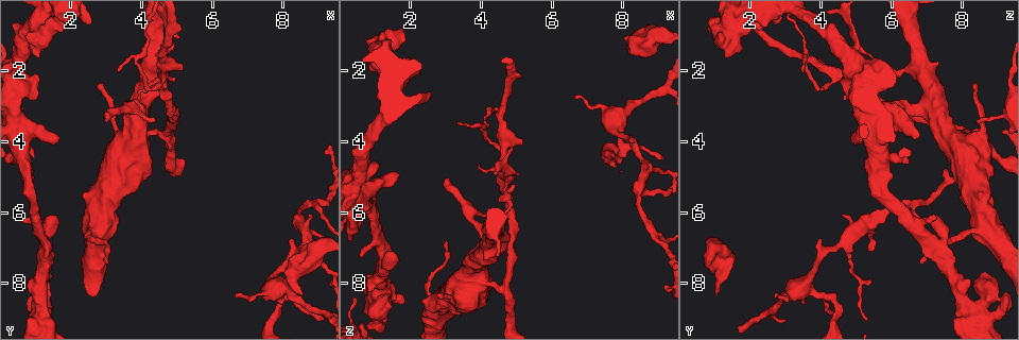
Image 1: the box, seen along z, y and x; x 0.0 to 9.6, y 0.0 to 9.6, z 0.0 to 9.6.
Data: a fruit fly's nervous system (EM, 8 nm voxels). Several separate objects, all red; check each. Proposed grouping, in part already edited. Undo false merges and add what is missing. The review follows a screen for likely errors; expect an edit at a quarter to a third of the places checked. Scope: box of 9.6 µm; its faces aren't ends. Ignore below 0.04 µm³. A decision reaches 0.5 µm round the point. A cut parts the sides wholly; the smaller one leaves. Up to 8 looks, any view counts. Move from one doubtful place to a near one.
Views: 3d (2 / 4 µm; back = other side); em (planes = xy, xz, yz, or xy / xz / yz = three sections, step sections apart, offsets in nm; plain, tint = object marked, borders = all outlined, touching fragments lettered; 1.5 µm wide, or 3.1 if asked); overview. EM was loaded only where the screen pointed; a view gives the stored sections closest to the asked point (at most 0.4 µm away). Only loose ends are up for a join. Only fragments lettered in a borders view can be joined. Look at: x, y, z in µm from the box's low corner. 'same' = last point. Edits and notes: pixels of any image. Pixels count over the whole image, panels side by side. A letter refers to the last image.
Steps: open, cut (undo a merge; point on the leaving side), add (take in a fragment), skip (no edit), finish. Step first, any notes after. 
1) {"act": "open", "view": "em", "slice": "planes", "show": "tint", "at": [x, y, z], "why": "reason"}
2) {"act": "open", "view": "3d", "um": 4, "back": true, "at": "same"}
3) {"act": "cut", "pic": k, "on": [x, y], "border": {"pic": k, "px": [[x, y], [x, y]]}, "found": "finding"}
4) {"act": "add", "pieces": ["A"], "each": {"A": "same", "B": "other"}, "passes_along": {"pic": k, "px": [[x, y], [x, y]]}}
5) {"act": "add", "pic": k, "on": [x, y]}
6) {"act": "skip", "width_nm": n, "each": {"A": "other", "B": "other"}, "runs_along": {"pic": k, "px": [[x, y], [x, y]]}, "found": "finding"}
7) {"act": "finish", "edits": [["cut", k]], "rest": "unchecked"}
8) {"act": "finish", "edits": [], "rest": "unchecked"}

{"act": "open", "view": "3d", "um": 4, "at": [3.10, 7.40, 6.75], "why": "free end"}

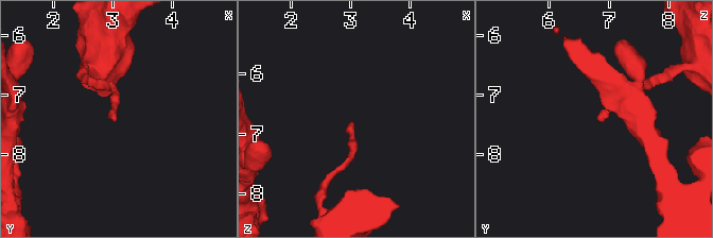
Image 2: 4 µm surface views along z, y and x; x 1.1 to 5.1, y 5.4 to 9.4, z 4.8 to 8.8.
{"act": "open", "view": "em", "slice": "planes", "show": "plain", "at": [3.05, 7.45, 6.85]}

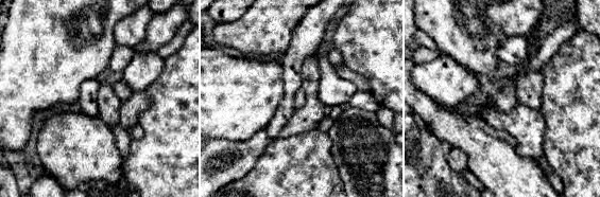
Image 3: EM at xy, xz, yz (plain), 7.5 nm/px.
{"act": "open", "view": "em", "slice": "planes", "show": "borders", "at": "same"}

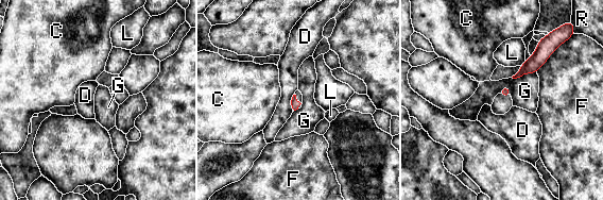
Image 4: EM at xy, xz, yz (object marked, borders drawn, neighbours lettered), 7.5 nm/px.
{"act": "skip", "width_nm": 70, "each": {"C": "other", "D": "other", "F": "other", "G": "other", "L": "other", "R": "other"}, "border": {"pic": 4, "px": [[536, 71], [512, 78]]}, "found": "none of them fits"}

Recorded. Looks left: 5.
{"act": "open", "view": "em", "slice": "planes", "show": "borders", "at": [3.05, 3.40, 5.10], "why": "branch stops here"}

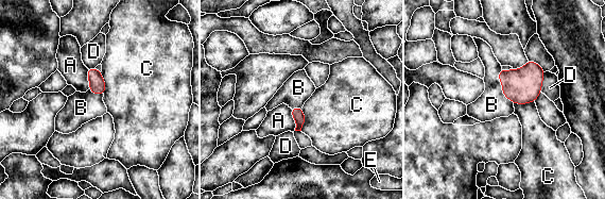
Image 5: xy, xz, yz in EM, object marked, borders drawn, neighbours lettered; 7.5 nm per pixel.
{"act": "add", "pieces": ["B"], "longest_contact_nm": ["B", 300], "each": {"A": "other", "B": "same", "C": "other", "D": "other", "E": "other"}, "passes_along": {"pic": 5, "px": [[523, 85], [502, 86], [491, 104]]}, "found": "it goes on there"}

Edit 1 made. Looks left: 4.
{"act": "open", "view": "overview"}

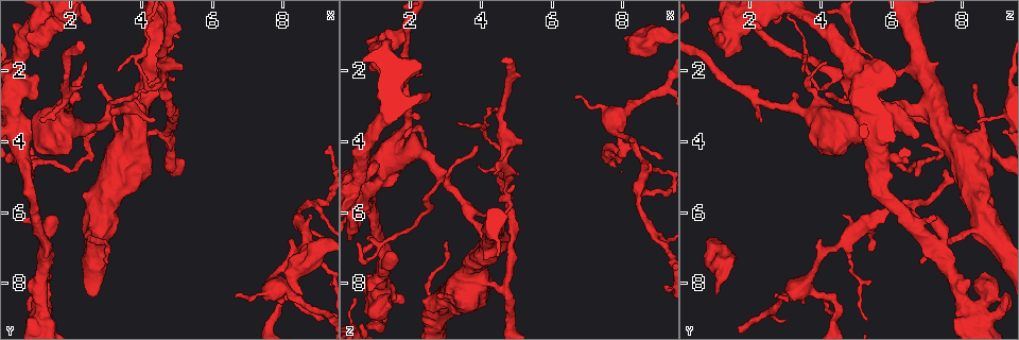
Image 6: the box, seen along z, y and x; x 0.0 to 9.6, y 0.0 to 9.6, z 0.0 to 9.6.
{"act": "open", "view": "3d", "um": 2, "at": [2.75, 2.35, 8.25], "why": "tapers out"}

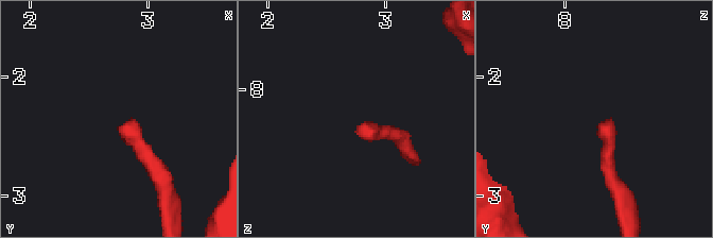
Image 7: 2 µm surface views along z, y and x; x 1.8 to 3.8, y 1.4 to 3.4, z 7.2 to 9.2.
{"act": "open", "view": "em", "slice": "planes", "show": "borders", "at": [2.82, 2.38, 8.34]}

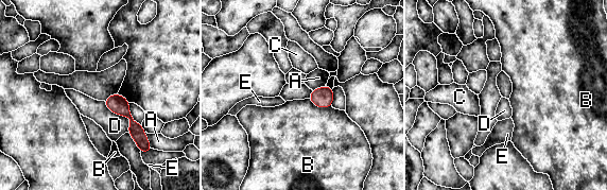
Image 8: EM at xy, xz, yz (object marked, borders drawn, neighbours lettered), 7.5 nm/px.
{"act": "skip", "longest_contact_nm": ["D", 300], "each": {"A": "other", "B": "other", "C": "other", "D": "other", "E": "other"}, "runs_along": {"pic": 8, "px": [[111, 98], [131, 118], [144, 150]]}, "found": "none of them fits"}

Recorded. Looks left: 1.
{"act": "finish", "edits": [["add", 5]], "rest": "unchecked"}

